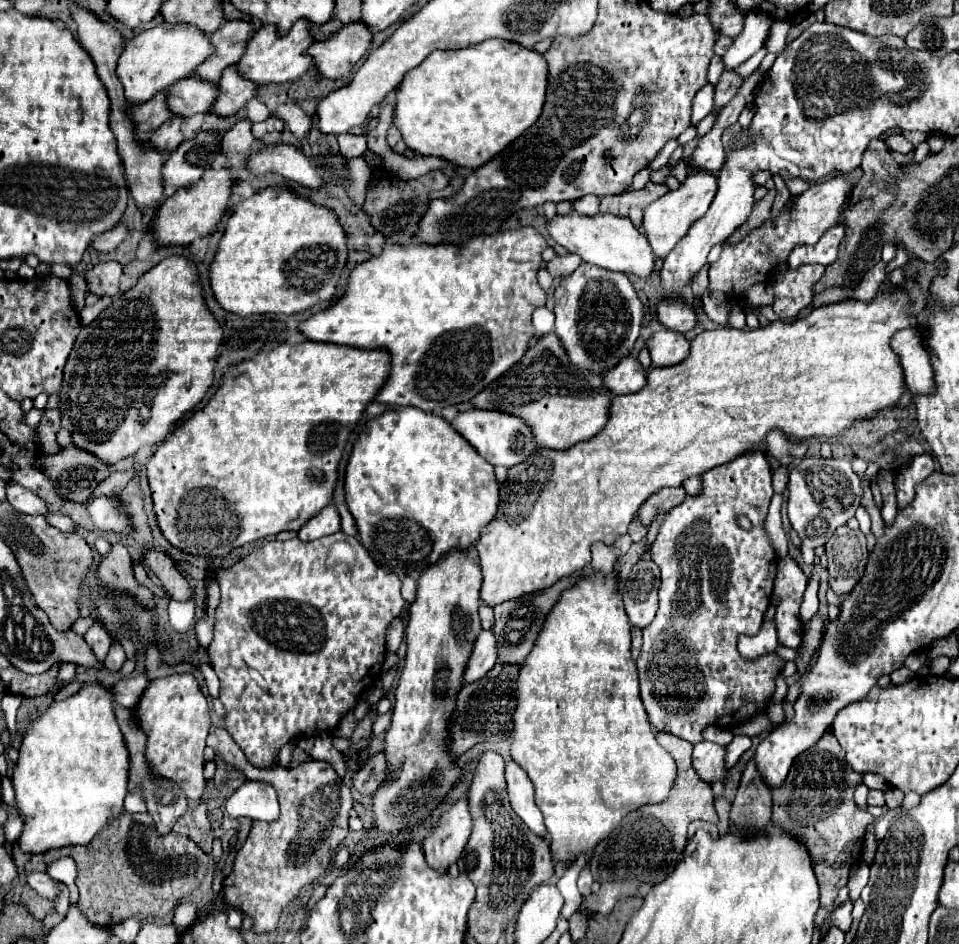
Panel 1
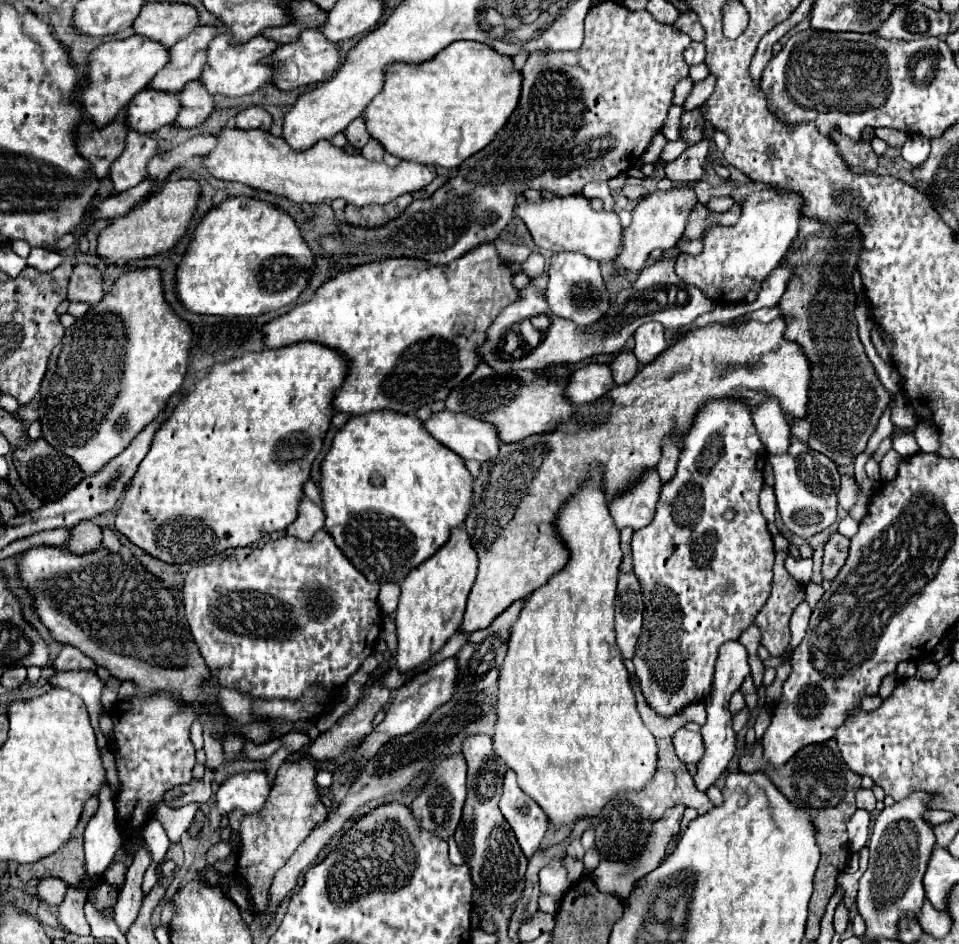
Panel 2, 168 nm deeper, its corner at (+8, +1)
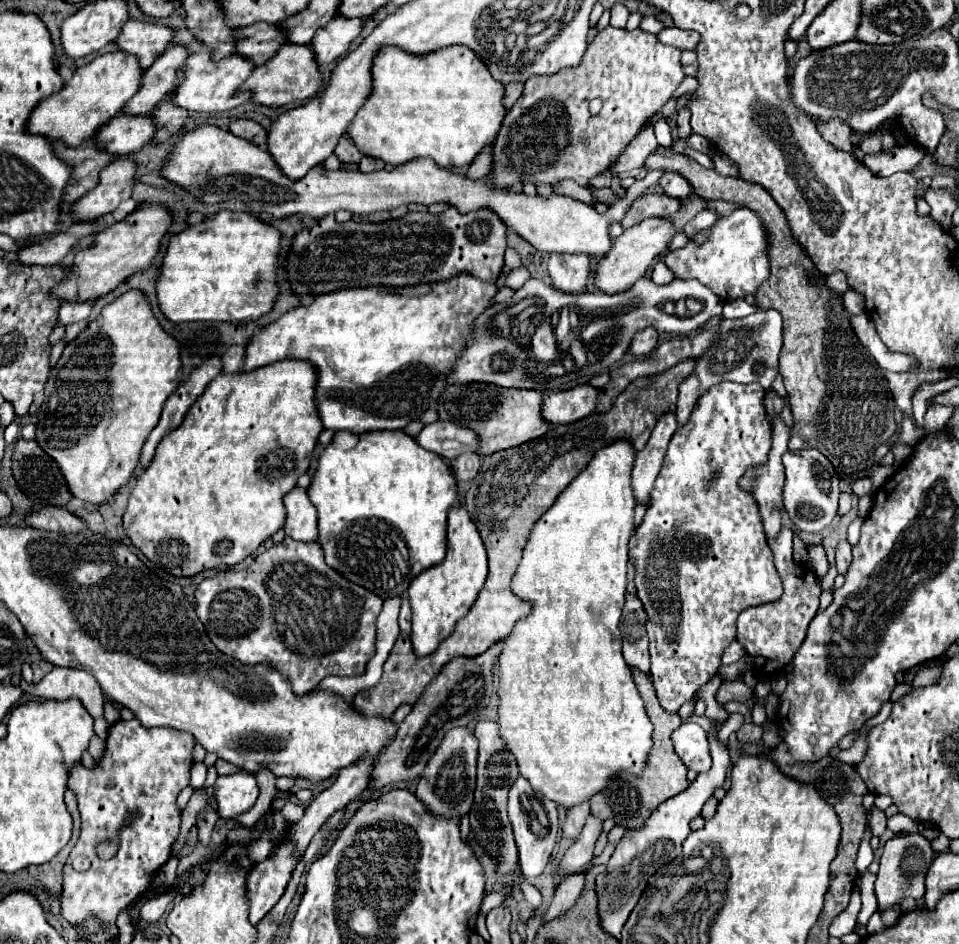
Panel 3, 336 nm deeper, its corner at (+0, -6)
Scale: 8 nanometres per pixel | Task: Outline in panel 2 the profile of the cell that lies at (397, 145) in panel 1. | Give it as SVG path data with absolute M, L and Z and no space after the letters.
M370 138L370 142L368 142L368 144L364 146L364 150L362 150L362 156L368 158L368 160L372 160L372 162L382 162L384 154L386 154L386 150L384 150L382 144L376 142L374 138Z

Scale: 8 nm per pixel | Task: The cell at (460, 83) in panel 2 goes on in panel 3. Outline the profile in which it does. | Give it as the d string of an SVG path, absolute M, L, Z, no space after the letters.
M452 45L428 55L412 55L400 47L382 47L372 61L372 93L348 125L346 135L364 155L382 159L394 167L418 157L432 157L440 167L462 169L468 167L500 131L500 123L506 115L502 93L504 87L492 79L484 63L468 47Z

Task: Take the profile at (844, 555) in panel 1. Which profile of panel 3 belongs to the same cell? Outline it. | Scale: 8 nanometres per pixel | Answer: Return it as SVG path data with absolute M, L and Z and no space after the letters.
M840 541L838 549L836 549L836 567L840 575L846 575L848 567L852 563L852 547L848 541Z

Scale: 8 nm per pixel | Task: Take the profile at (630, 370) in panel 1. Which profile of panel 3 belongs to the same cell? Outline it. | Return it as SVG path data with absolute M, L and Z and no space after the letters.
M578 385L566 391L550 393L542 401L542 419L550 425L568 425L588 417L596 409L598 391L592 385Z

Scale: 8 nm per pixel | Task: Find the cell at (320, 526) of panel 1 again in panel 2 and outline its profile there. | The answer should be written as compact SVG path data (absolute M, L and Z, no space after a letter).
M302 498L298 518L288 526L286 532L300 540L310 540L318 530L324 528L324 520L326 520L324 510L316 506L310 498Z

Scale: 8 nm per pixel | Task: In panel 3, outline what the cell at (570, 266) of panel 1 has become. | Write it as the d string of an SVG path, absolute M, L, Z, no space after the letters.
M518 267L518 269L514 269L514 271L510 271L508 273L508 277L506 277L506 287L510 287L510 289L520 289L522 285L524 285L524 281L528 281L530 279L530 273L528 273L528 269L526 267Z

